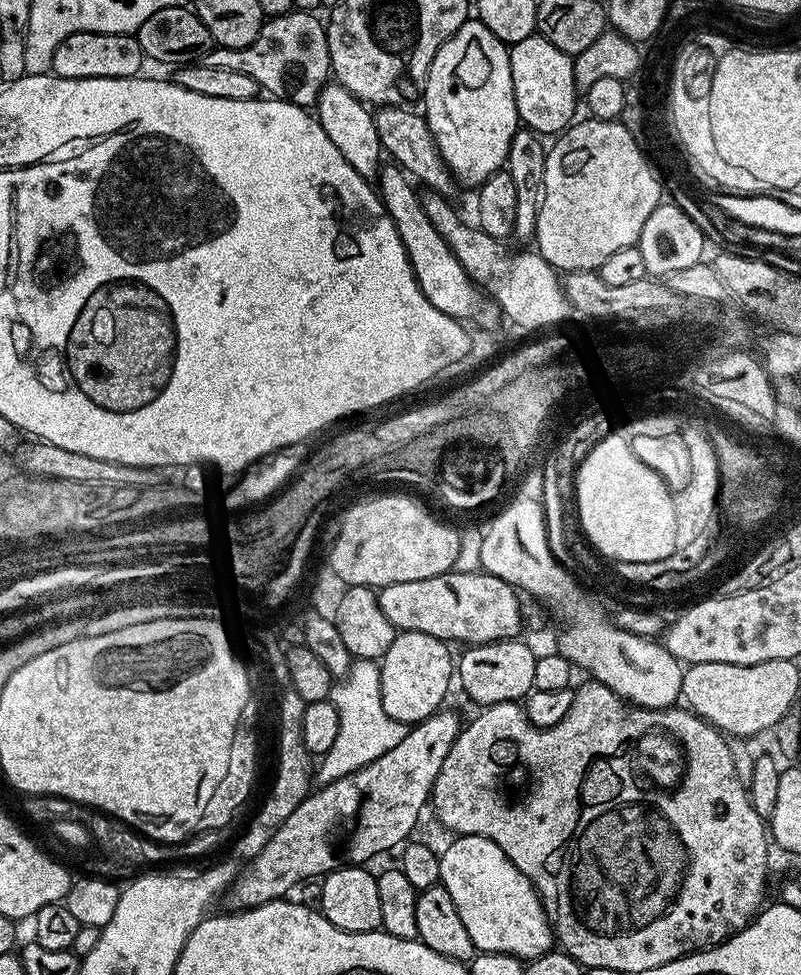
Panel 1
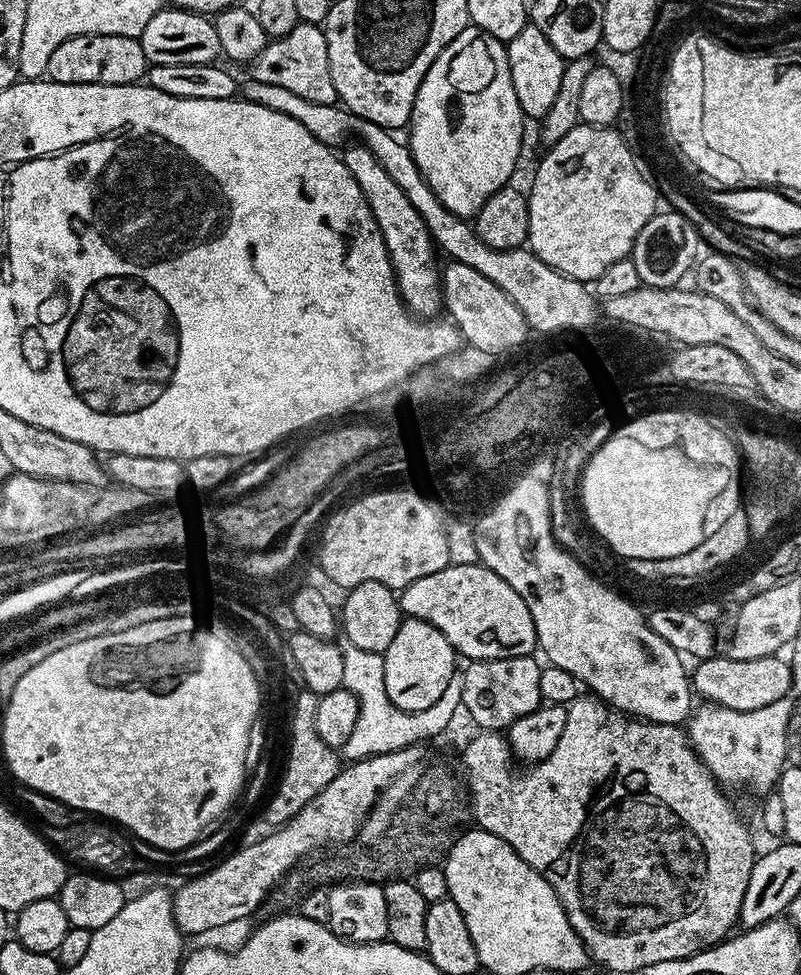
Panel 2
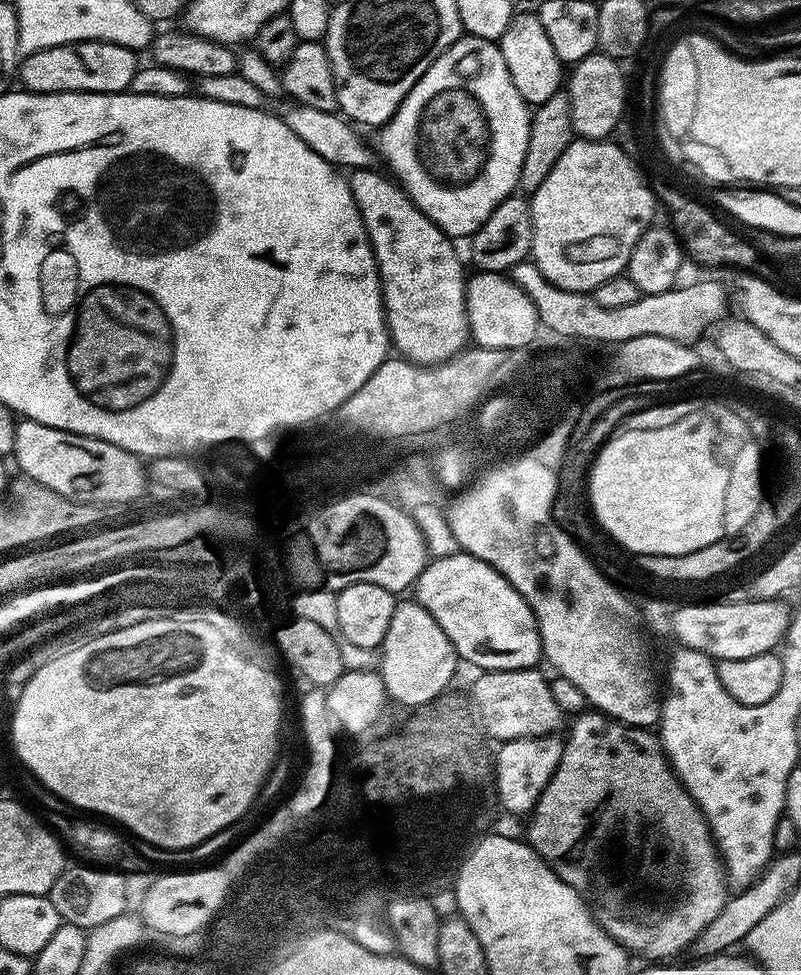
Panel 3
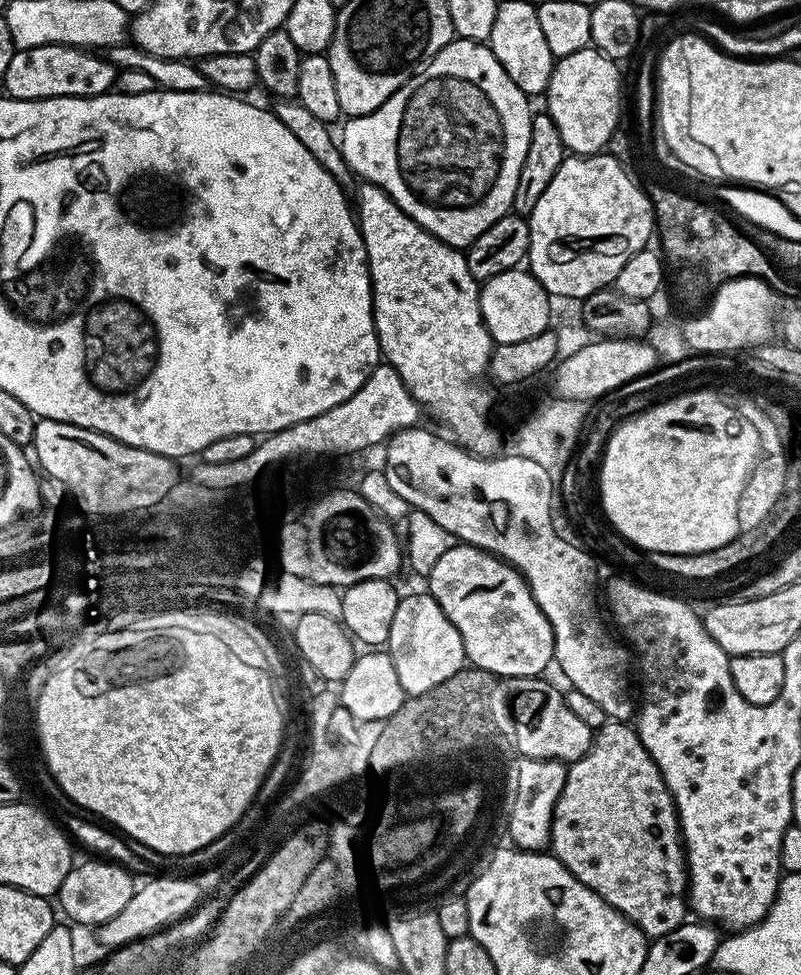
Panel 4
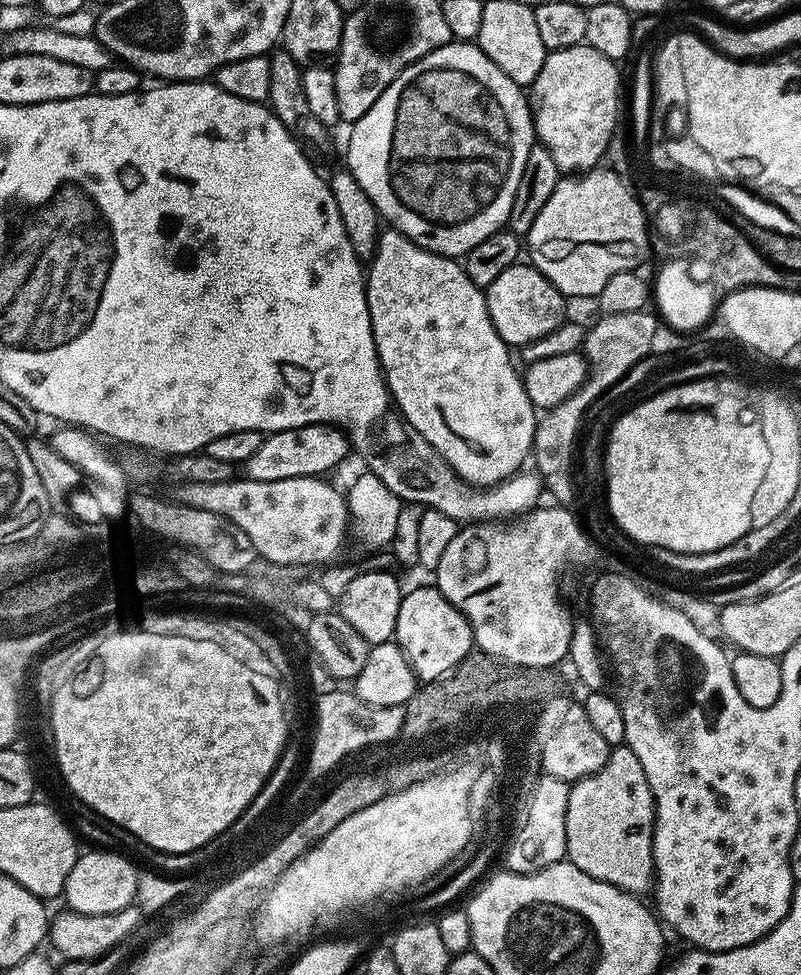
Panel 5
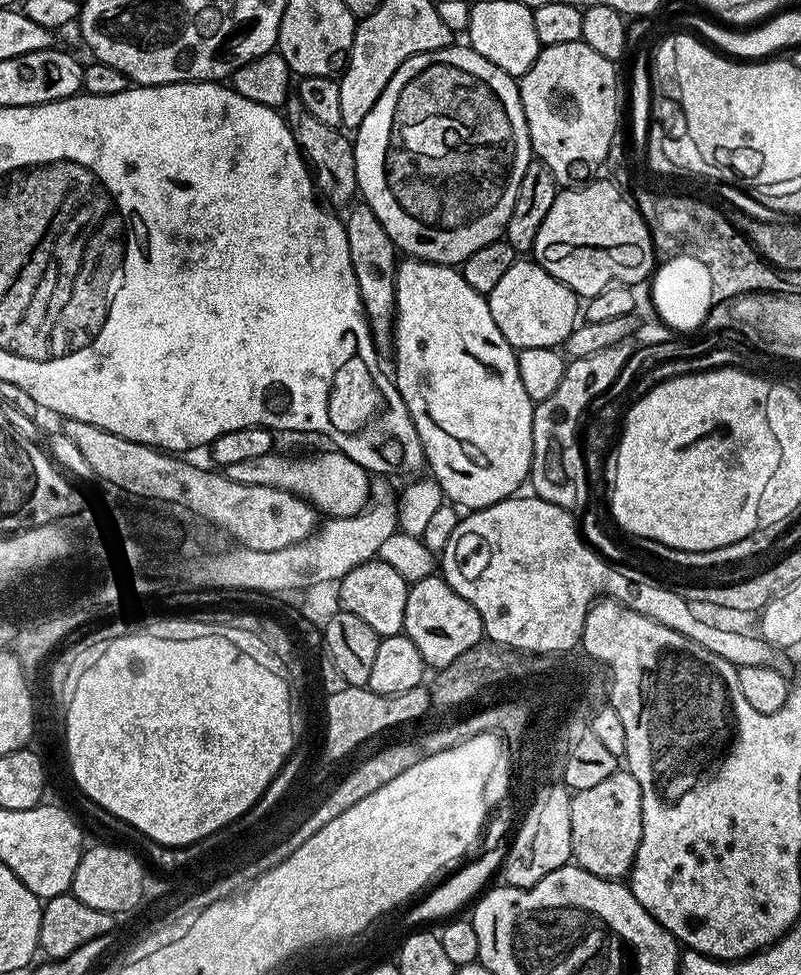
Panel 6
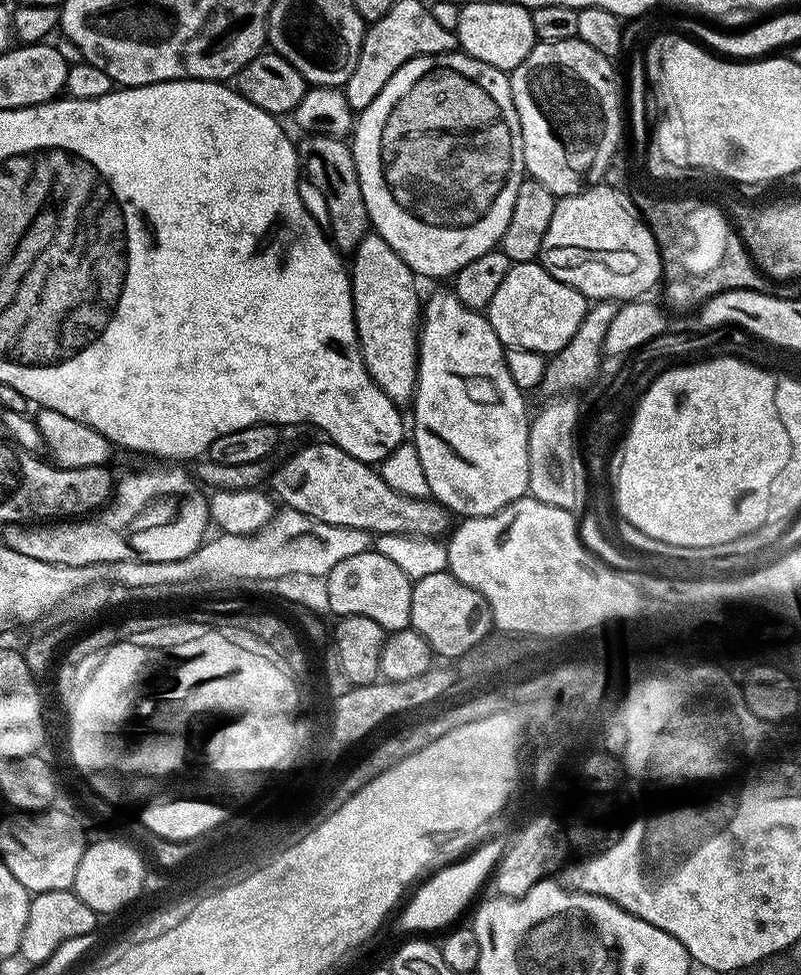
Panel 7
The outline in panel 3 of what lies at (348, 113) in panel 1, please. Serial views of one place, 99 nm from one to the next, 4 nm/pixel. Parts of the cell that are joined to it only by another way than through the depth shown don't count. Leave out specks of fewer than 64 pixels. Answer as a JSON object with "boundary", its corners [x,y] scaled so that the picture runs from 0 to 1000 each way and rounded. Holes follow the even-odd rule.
{"boundary":[[[468,171],[446,172],[433,182],[433,187],[469,262],[469,272],[474,278],[474,303],[479,306],[479,328],[484,332],[488,356],[506,369],[518,373],[551,373],[574,364],[587,349],[579,301],[579,271],[564,251],[568,249],[546,230],[537,228],[527,215],[514,210],[514,204],[504,198],[498,188],[478,175],[469,175]]]}

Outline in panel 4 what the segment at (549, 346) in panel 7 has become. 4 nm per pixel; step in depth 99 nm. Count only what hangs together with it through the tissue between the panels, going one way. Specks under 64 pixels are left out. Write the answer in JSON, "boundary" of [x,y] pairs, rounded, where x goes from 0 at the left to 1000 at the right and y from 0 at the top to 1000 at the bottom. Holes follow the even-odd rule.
{"boundary":[[[653,274],[638,275],[599,291],[599,317],[607,338],[619,353],[652,351],[667,343],[685,339],[690,309],[663,278]]]}

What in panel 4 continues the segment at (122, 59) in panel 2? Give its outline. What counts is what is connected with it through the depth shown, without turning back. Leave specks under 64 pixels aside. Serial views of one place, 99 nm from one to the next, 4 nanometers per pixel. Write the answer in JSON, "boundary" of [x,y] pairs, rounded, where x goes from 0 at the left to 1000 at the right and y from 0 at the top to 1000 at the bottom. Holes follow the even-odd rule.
{"boundary":[[[42,45],[16,52],[2,75],[5,90],[16,103],[56,103],[57,101],[107,101],[127,98],[141,93],[147,77],[132,59],[114,52],[91,49],[87,45]]]}

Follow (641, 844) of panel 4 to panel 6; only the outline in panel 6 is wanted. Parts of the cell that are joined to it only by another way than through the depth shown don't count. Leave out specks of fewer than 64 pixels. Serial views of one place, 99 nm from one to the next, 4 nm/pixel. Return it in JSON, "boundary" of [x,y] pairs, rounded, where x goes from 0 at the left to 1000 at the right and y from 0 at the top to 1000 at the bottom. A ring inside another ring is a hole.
{"boundary":[[[772,790],[762,794],[762,798],[747,802],[747,806],[737,806],[737,810],[727,810],[714,816],[714,826],[712,827],[712,855],[714,856],[714,882],[723,886],[725,890],[732,891],[737,896],[753,898],[755,901],[779,901],[788,895],[789,885],[797,872],[797,864],[801,857],[801,810],[797,806],[797,798],[792,798],[788,792],[783,790]]]}

